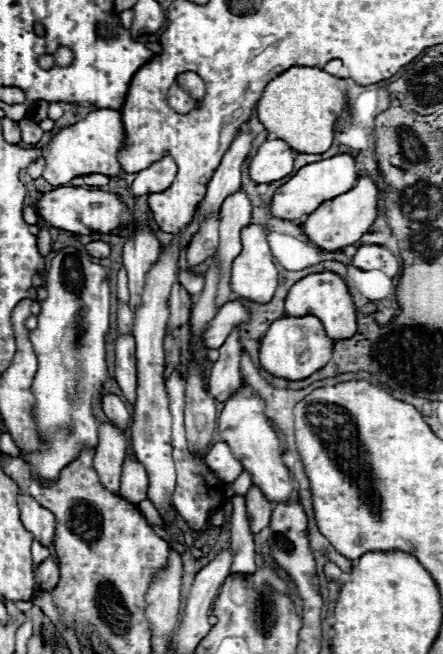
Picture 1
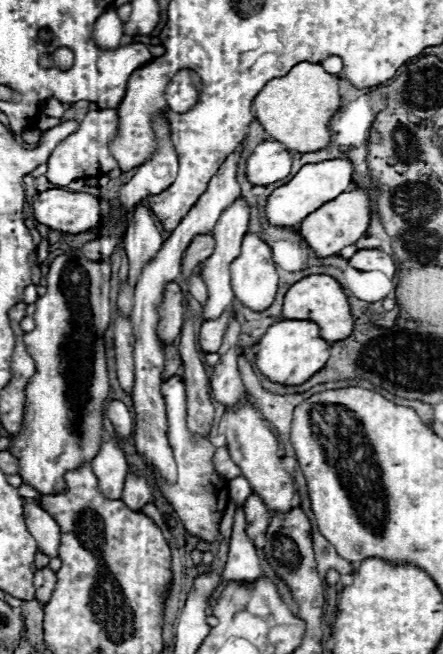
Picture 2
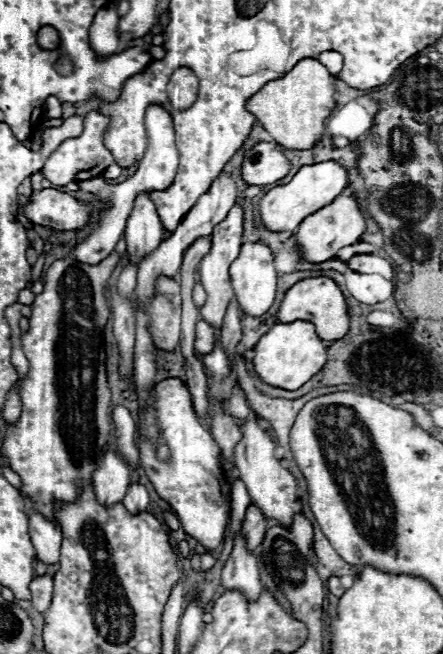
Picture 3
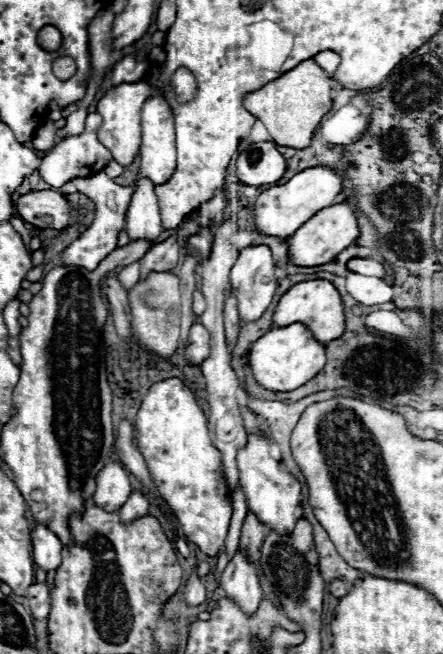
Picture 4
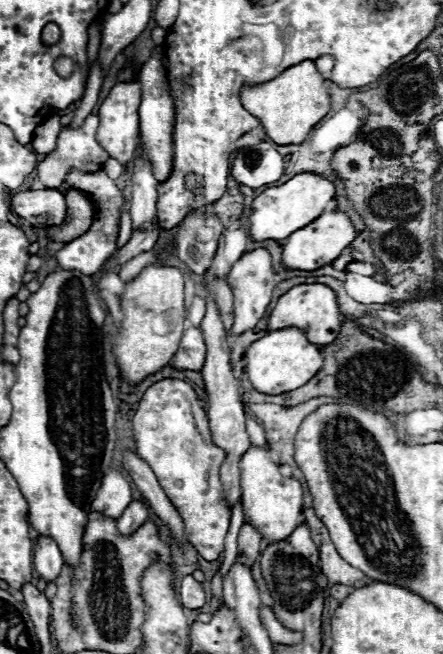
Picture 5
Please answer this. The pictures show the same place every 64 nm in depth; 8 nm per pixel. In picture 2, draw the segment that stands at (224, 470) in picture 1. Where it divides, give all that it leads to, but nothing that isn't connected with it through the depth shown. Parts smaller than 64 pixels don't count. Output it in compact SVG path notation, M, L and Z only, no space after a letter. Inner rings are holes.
M220 446L214 454L214 468L220 476L232 480L236 476L240 476L240 468L230 460L230 454L228 454L228 448L226 446Z

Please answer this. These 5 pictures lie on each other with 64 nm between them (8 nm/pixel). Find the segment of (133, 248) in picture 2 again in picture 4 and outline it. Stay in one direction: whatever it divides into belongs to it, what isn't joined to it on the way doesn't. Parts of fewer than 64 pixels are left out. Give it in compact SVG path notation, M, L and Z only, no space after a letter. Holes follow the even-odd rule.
M148 178L136 180L136 190L132 194L128 212L126 212L126 230L130 240L148 238L156 240L162 232L160 214L158 214L158 198L154 194L154 182Z

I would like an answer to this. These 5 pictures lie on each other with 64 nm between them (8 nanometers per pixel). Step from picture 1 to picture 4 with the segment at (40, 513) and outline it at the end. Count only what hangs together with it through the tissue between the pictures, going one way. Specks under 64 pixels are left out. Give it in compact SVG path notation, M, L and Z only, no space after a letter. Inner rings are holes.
M36 526L32 532L32 544L34 544L34 562L44 572L58 570L62 562L62 544L56 534L52 534L44 526Z

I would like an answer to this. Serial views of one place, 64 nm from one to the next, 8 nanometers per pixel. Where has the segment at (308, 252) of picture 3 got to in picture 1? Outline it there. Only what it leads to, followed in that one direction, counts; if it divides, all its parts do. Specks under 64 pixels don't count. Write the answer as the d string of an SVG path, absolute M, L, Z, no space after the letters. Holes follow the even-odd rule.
M360 178L352 190L324 202L318 210L308 214L304 222L304 232L320 250L326 250L326 252L336 252L346 246L352 246L354 242L360 240L362 234L370 230L372 222L376 220L376 214L378 214L376 202L378 202L378 188L370 178Z

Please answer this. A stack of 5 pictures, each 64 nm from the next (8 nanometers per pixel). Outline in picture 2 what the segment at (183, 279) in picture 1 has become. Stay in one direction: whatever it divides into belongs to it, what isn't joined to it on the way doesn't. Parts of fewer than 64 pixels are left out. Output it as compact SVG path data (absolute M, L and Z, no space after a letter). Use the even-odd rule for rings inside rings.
M192 276L192 280L190 280L190 296L192 296L196 302L200 302L200 304L206 302L208 292L206 292L206 284L202 282L202 278Z

